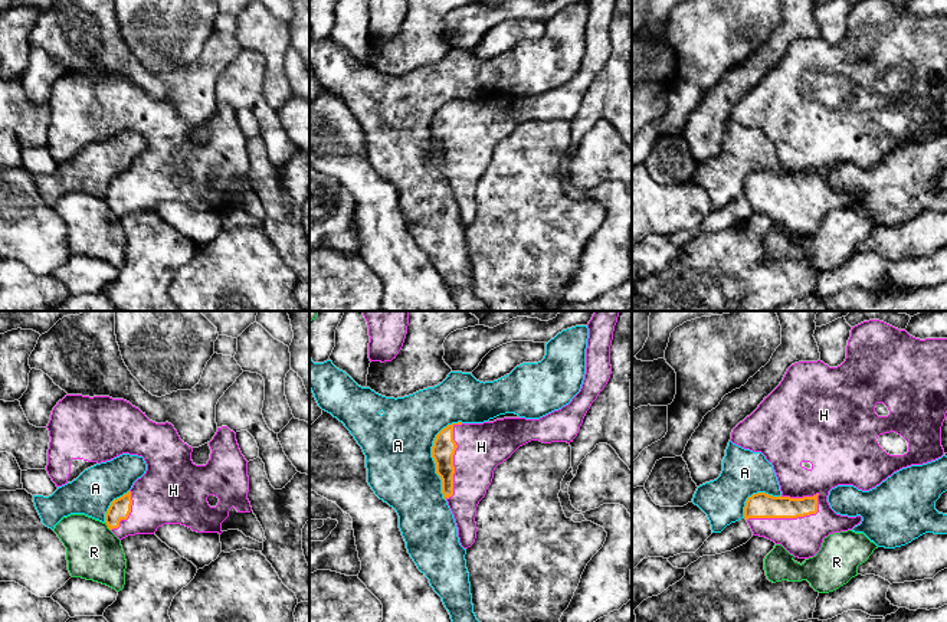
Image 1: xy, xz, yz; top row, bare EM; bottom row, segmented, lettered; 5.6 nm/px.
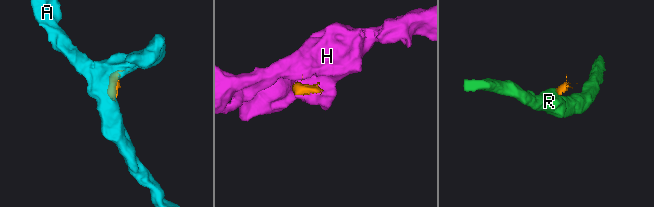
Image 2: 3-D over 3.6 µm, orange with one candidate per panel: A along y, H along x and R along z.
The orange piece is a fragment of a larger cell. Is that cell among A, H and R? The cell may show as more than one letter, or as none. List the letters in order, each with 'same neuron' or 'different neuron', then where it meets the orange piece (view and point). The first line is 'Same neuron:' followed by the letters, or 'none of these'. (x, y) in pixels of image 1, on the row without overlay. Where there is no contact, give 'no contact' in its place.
Same neuron: H
A: different neuron | xz (432, 133)
H: same neuron | yz (790, 195)
R: different neuron | xy (107, 202)

